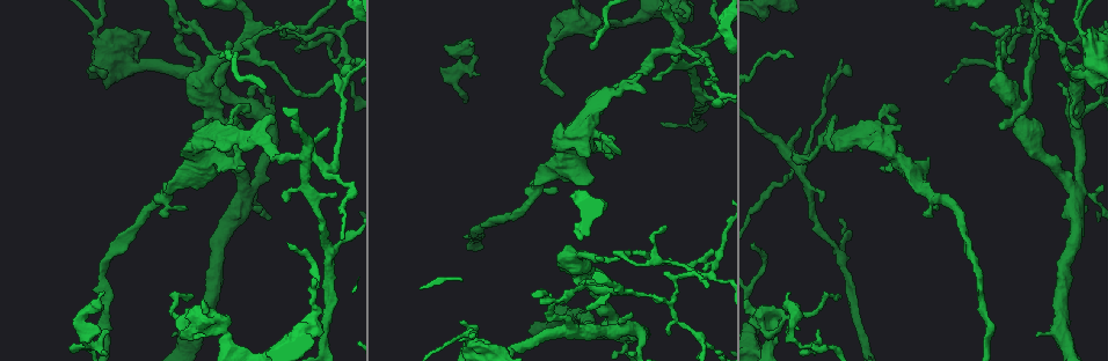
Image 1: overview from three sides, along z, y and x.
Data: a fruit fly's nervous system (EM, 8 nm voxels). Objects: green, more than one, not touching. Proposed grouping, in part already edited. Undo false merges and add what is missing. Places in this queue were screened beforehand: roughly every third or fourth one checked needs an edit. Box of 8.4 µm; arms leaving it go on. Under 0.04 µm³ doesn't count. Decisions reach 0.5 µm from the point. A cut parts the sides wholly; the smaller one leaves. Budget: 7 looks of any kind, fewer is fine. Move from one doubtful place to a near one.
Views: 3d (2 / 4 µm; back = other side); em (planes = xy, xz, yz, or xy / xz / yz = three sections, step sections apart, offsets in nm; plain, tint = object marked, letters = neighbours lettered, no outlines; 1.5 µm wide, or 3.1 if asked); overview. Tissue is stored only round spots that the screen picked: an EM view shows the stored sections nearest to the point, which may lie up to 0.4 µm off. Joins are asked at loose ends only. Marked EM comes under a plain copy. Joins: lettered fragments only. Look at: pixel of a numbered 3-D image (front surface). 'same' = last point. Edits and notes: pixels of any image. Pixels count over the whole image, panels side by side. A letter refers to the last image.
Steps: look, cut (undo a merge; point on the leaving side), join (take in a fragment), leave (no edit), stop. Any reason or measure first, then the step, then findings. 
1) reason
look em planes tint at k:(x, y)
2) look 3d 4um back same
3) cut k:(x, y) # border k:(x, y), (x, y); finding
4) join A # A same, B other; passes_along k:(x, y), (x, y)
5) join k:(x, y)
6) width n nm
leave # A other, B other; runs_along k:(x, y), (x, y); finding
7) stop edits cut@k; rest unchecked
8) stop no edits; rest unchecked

looks like a crossing
look em xz step 4 tint at 1:(674, 51)

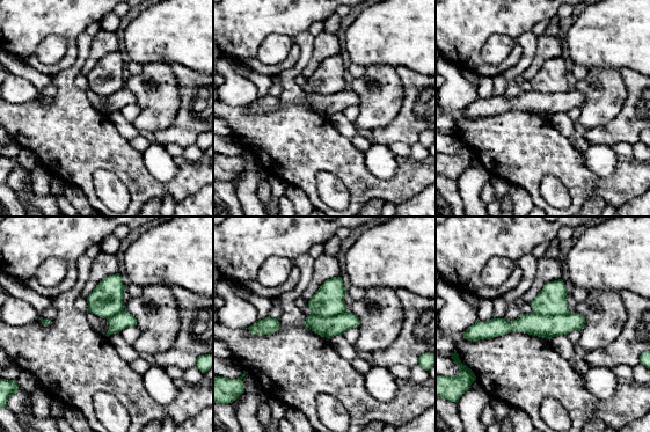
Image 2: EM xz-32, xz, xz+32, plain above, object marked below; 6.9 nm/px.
look em xz step 4 letters same

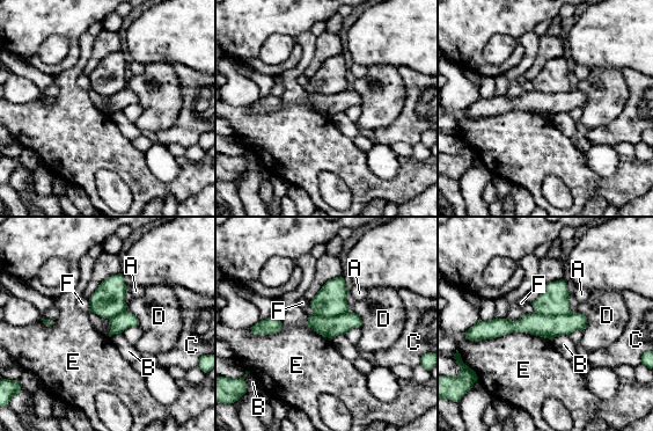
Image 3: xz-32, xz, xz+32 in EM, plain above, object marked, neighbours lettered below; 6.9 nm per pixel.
width 90 nm
cut 3:(554, 300) # A other, B other, C other, D other, E other, F other; border 3:(571, 312), (562, 314), (535, 313); two neurons meet here

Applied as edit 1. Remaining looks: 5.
branch point
look em xy step 4 tint at 1:(292, 35)

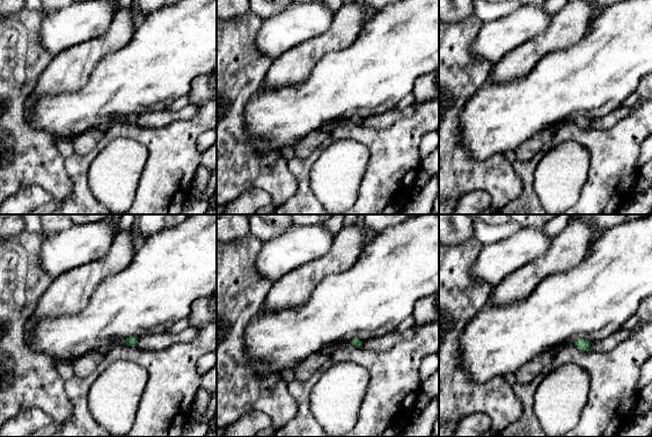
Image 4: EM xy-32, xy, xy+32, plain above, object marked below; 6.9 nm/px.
look em yz step 8 letters same

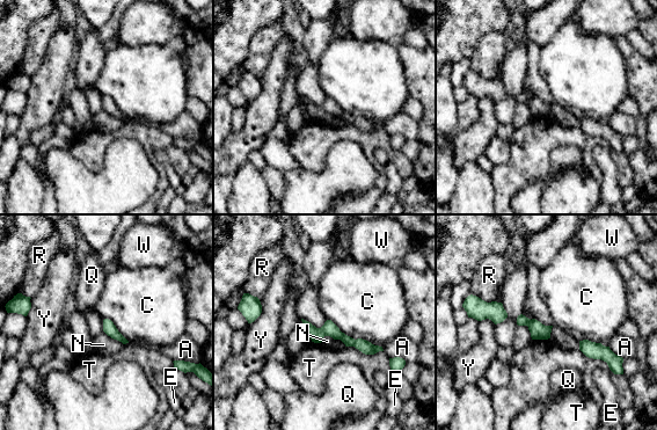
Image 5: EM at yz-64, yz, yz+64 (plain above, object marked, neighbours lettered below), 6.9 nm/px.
leave # A other, C other, E other, N other, Q other, R other, T other, W other, Y other; all the same neuron

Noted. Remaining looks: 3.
touches itself
look 3d 2um at 1:(233, 158)

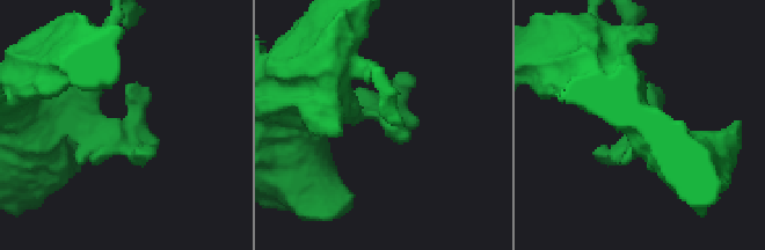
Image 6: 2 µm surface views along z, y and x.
need the tissue
look em planes letters at 6:(376, 113)

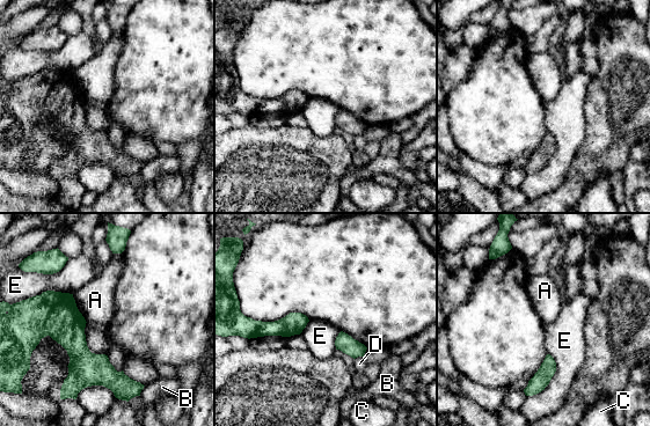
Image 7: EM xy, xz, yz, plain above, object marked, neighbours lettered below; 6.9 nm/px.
width 120 nm
leave # A other, B other, C other, D other, E other; border 7:(549, 353), (554, 375), (526, 396); all the same neuron

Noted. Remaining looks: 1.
stop edits cut@3; rest unchecked

